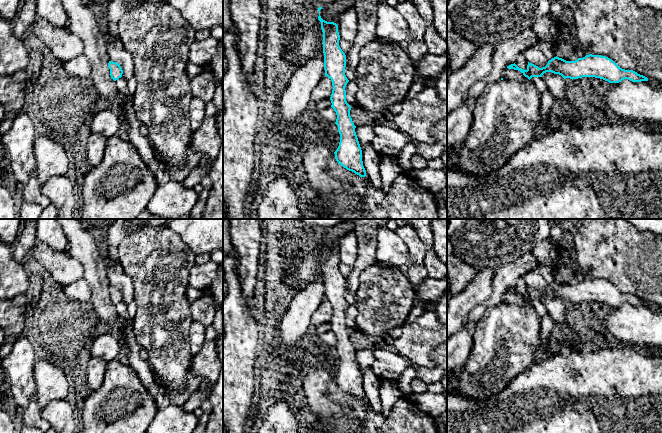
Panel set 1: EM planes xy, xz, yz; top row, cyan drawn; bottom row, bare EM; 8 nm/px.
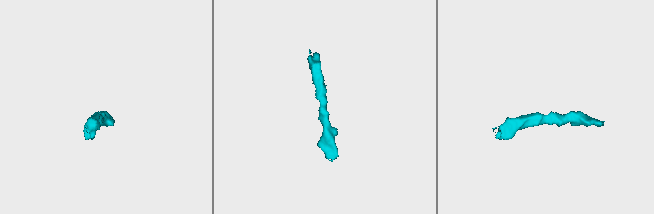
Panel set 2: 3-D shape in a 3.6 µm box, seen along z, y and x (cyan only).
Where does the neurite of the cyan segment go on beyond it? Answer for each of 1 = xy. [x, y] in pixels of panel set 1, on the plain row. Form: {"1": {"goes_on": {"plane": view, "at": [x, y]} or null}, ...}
{"1": {"goes_on": null}}

